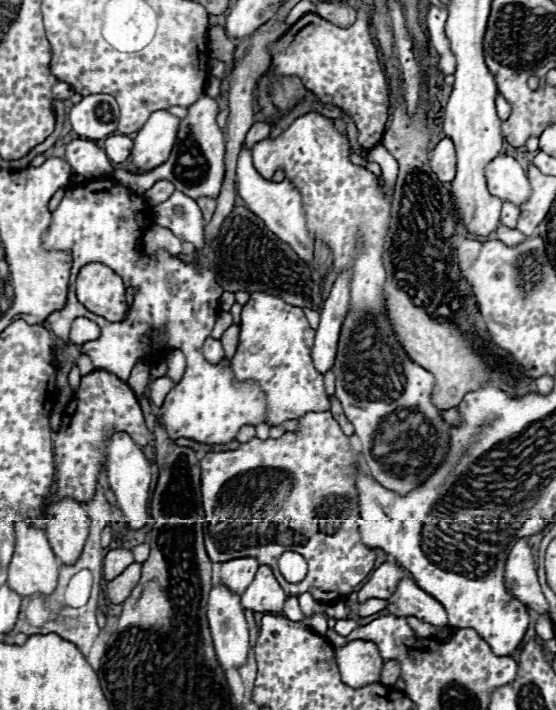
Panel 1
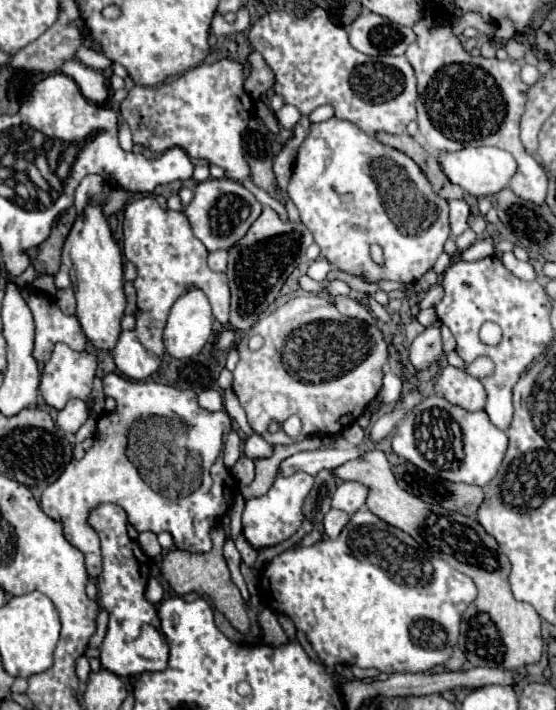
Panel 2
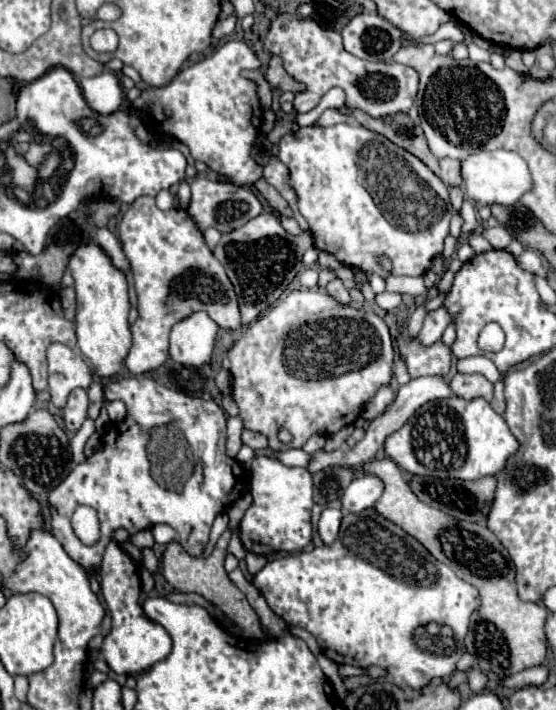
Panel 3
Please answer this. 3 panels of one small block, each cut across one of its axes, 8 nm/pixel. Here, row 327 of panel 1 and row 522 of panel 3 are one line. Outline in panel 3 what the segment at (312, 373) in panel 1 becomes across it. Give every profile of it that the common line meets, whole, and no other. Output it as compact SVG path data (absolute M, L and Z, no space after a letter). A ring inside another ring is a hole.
M256 456L250 466L250 490L254 502L240 522L240 540L248 552L262 556L278 550L294 552L312 542L312 476L306 468L288 468L272 456Z

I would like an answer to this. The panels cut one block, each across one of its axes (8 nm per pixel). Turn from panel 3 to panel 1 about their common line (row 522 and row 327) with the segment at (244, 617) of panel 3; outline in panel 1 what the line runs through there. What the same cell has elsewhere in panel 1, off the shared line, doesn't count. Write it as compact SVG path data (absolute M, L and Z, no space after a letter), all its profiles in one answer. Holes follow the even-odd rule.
M233 324L224 332L224 336L220 338L225 356L232 356L237 349L239 343L240 326Z

